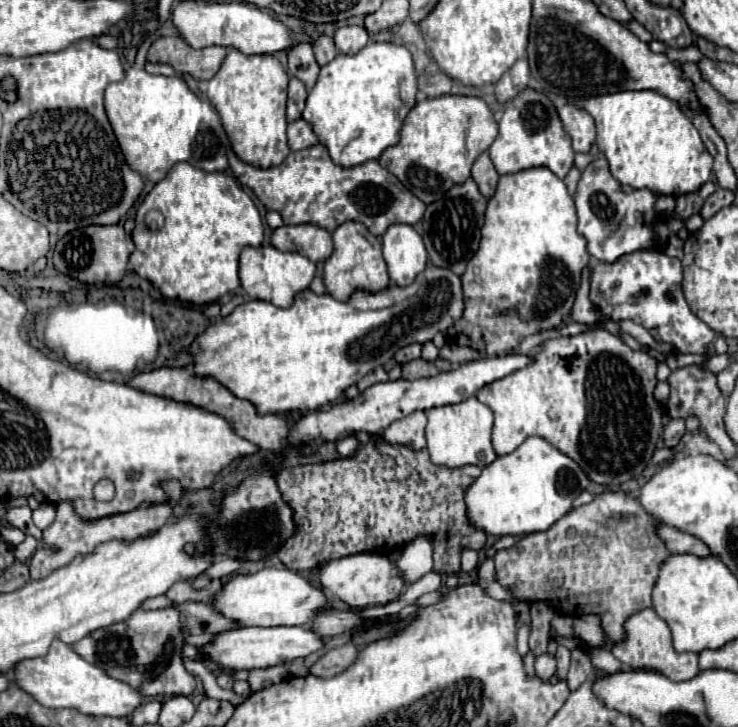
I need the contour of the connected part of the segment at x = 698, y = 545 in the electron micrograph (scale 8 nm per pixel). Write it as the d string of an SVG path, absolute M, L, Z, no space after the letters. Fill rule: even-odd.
M656 523L656 533L660 533L660 539L664 541L664 545L668 545L668 551L670 553L692 553L692 555L708 555L710 549L706 543L702 543L700 539L684 533L684 531L678 531L674 527L668 527L664 523Z

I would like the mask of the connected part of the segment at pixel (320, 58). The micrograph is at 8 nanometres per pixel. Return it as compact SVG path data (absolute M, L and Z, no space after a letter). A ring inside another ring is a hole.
M326 35L318 37L316 43L314 43L314 55L316 55L316 61L318 65L326 65L330 63L334 57L336 57L336 47L334 47L334 41Z

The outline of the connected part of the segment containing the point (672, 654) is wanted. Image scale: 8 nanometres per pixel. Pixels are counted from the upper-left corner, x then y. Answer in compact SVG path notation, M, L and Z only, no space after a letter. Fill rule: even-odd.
M652 607L634 613L624 623L624 639L612 645L612 655L630 669L656 669L674 681L686 681L698 675L698 653L678 653L672 647L672 633L668 625L656 615Z

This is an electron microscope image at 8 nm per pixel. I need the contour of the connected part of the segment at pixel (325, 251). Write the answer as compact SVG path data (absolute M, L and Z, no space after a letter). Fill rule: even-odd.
M284 225L272 233L276 249L304 253L310 261L326 261L332 255L332 235L316 225Z

